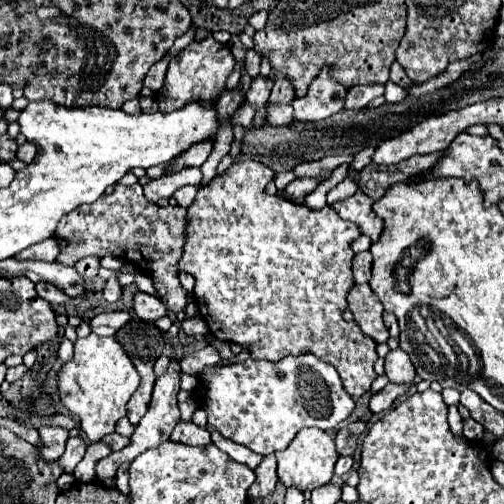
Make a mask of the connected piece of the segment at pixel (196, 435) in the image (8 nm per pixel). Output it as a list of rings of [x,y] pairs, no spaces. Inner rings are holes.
[[[179,420],[179,424],[175,424],[169,440],[181,442],[181,444],[191,444],[191,446],[203,446],[203,444],[211,444],[211,434],[193,422]]]

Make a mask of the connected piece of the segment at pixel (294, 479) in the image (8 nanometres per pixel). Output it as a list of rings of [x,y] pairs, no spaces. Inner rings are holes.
[[[307,428],[307,430],[301,430],[293,442],[287,446],[287,450],[283,452],[277,452],[277,474],[279,474],[279,480],[285,484],[285,486],[295,486],[299,488],[301,492],[305,490],[315,490],[323,484],[327,484],[333,476],[333,466],[339,458],[337,450],[335,450],[335,442],[333,438],[319,430],[319,428]]]

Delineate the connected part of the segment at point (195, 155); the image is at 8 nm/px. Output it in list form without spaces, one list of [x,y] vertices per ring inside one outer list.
[[[205,140],[203,144],[197,144],[195,148],[189,148],[189,150],[177,160],[177,164],[171,168],[171,172],[181,170],[183,166],[185,166],[185,168],[187,168],[187,166],[201,166],[201,164],[207,160],[207,156],[209,156],[211,146],[213,146],[213,140]]]

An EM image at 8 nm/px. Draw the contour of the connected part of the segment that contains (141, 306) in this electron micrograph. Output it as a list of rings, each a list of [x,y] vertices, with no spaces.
[[[137,292],[135,294],[135,298],[133,298],[133,310],[135,310],[135,314],[141,320],[151,320],[151,322],[167,314],[165,304],[159,298],[155,298],[155,296],[147,294],[147,292]]]

